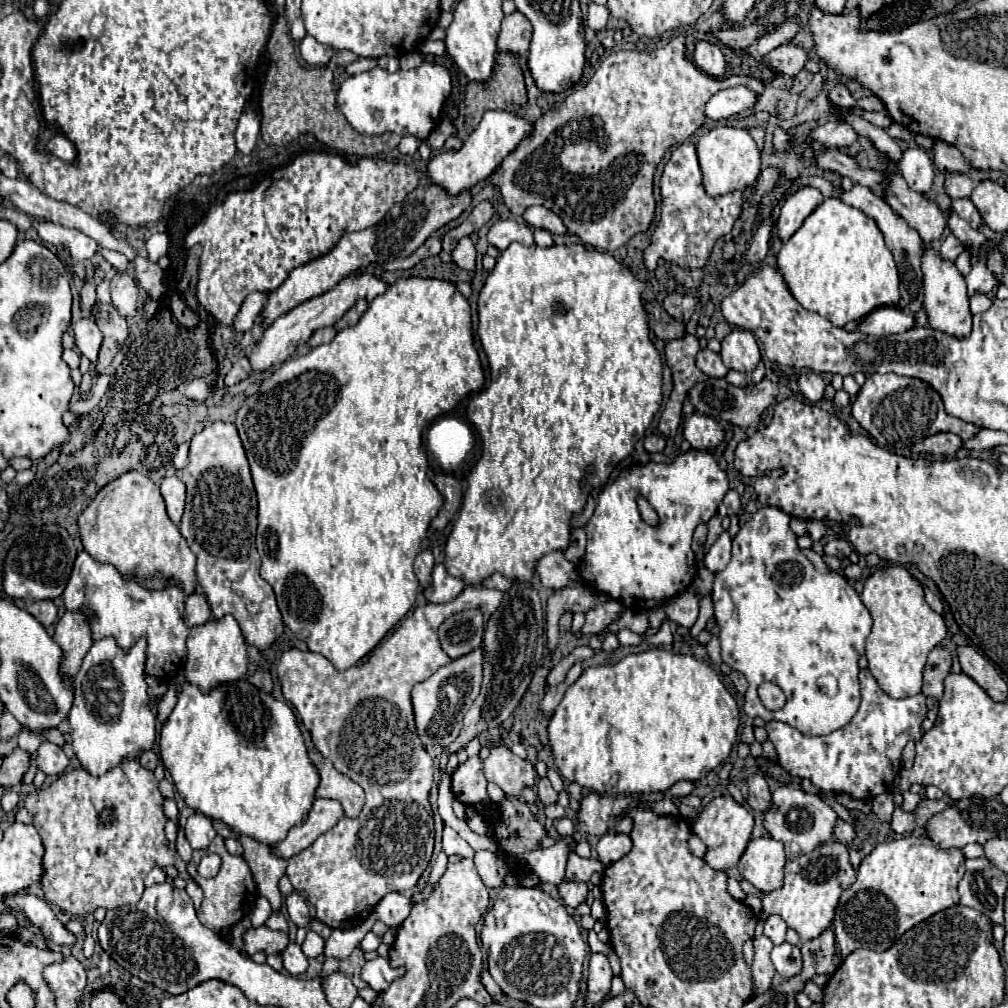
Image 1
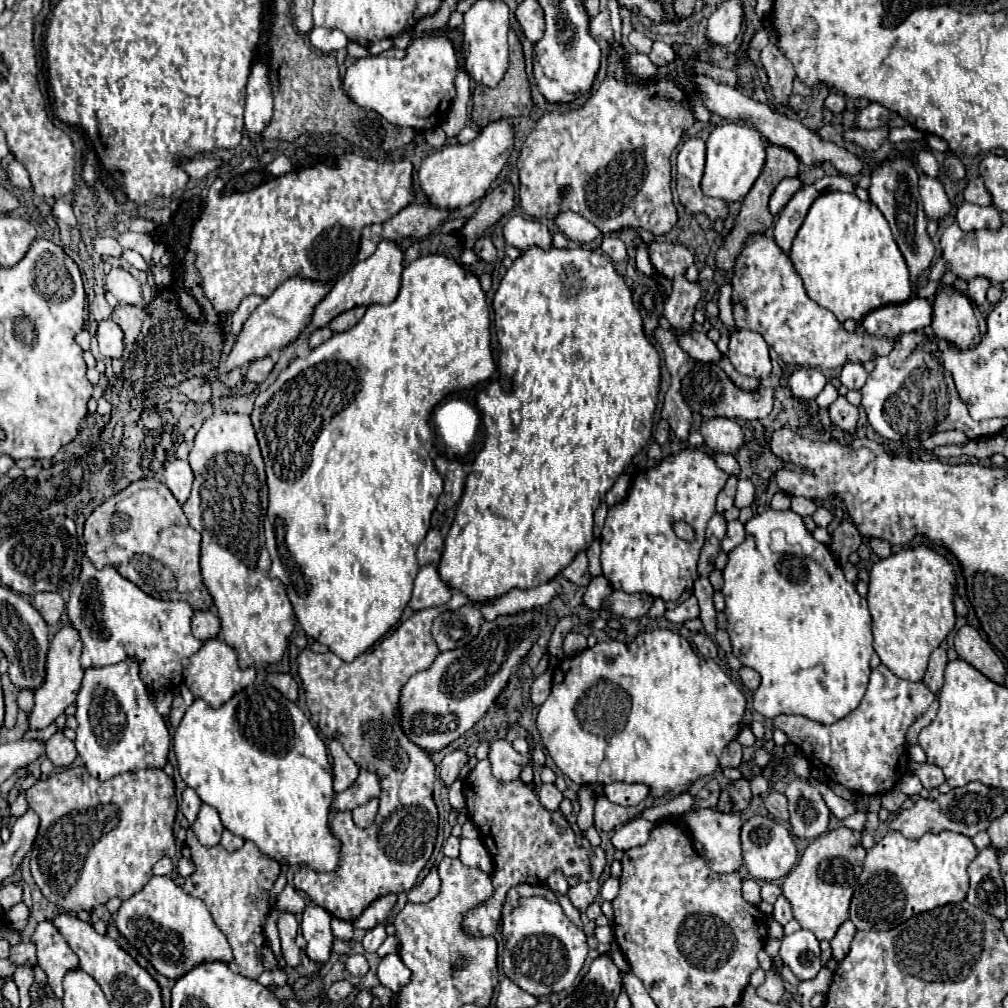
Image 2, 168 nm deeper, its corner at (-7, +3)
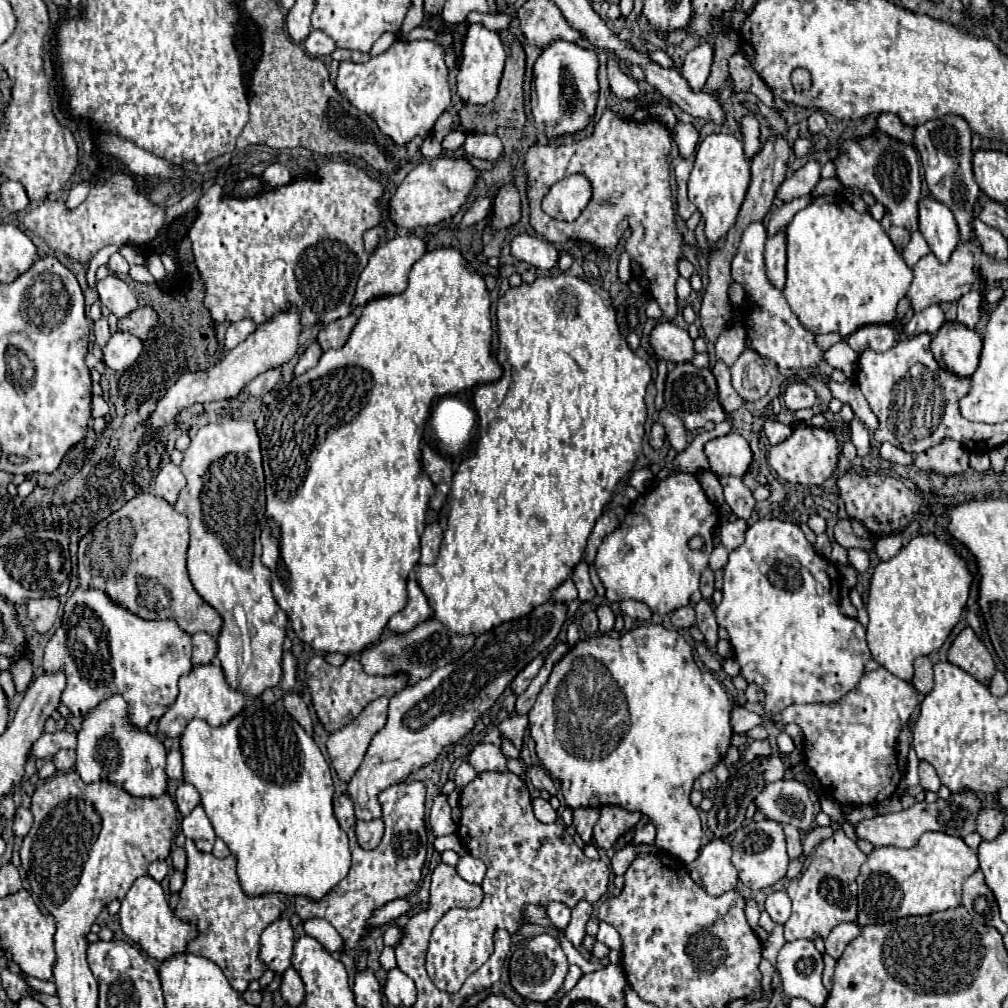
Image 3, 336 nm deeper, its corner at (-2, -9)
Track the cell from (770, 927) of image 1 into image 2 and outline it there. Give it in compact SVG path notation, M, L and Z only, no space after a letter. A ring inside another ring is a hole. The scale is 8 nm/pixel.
M780 895L778 899L776 899L776 903L774 903L774 919L778 921L778 923L782 923L782 925L786 925L790 919L792 919L792 907L790 907L790 903L788 903L788 899L784 899L784 895Z

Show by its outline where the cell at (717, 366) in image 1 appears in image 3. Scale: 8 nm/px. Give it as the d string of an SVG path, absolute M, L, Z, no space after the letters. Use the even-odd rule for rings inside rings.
M659 323L651 335L651 347L655 349L655 353L669 361L669 363L691 363L693 357L697 355L695 347L693 347L693 339L689 337L687 331L679 329L675 323Z

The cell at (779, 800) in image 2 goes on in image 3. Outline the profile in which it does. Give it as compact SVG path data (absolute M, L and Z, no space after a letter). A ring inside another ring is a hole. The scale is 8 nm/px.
M781 823L781 827L783 827L783 833L787 837L787 853L791 859L797 859L803 851L801 849L801 833L795 827L791 827L789 823Z

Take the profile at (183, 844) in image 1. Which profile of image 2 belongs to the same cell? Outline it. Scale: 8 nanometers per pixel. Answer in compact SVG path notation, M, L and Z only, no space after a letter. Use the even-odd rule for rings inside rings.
M186 787L184 793L182 793L182 805L180 805L180 809L182 809L184 817L190 821L190 825L192 825L192 821L194 821L196 815L198 815L200 803L202 803L202 801L200 801L200 797L196 795L196 791L192 791L190 787Z

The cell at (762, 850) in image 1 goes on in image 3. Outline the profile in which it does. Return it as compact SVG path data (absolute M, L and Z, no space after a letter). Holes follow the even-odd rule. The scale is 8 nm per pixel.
M763 819L763 821L749 821L745 823L733 837L733 865L739 871L739 879L745 887L757 891L775 885L779 879L785 877L789 855L785 851L785 835L777 821Z

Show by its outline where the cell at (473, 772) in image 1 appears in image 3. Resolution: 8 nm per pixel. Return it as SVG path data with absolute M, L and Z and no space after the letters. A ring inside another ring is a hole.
M479 773L469 785L463 787L461 799L461 821L457 827L457 835L469 855L479 857L487 865L487 875L481 883L485 897L477 909L451 909L443 915L443 919L435 925L435 931L427 949L427 973L437 989L455 993L461 989L465 979L477 971L493 953L493 935L497 929L507 929L515 933L523 923L521 907L525 903L539 903L547 907L549 901L561 901L567 907L575 907L577 901L587 899L589 903L599 901L607 893L609 885L609 867L599 859L593 861L583 855L583 851L575 845L573 837L559 823L539 823L531 809L531 797L525 783L513 773Z

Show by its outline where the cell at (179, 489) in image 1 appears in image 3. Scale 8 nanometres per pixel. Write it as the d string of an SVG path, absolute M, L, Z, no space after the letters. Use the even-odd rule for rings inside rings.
M169 461L159 471L159 475L155 479L155 495L163 497L169 505L175 505L175 501L179 497L179 491L183 487L185 487L185 477L183 477L181 469Z

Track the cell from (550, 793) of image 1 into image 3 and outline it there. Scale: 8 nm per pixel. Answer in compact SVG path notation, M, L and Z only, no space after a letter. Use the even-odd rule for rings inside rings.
M543 797L533 799L533 811L535 811L535 817L537 817L541 823L555 823L555 819L557 819L555 809L553 809L553 807L549 805L549 801L545 801Z

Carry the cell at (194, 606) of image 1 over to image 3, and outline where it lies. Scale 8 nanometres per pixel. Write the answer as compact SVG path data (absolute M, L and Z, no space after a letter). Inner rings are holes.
M203 631L191 635L191 639L193 639L193 665L211 663L213 657L217 655L217 639Z

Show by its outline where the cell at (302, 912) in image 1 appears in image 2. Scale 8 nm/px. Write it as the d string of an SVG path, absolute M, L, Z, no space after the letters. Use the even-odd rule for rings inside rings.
M308 905L302 915L302 935L306 939L306 955L314 963L326 963L332 953L334 935L330 931L330 913L318 905Z

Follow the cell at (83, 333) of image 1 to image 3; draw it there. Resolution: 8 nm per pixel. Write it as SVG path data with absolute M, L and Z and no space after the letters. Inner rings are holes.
M115 331L107 341L107 345L101 347L103 363L113 371L125 371L127 367L131 367L131 363L137 361L141 349L143 345L135 335Z

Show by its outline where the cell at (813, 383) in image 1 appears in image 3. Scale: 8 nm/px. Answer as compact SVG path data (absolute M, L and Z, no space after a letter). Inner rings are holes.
M791 383L785 393L783 393L783 401L787 405L789 411L799 411L799 409L809 409L815 405L817 401L817 393L811 385L807 383Z

